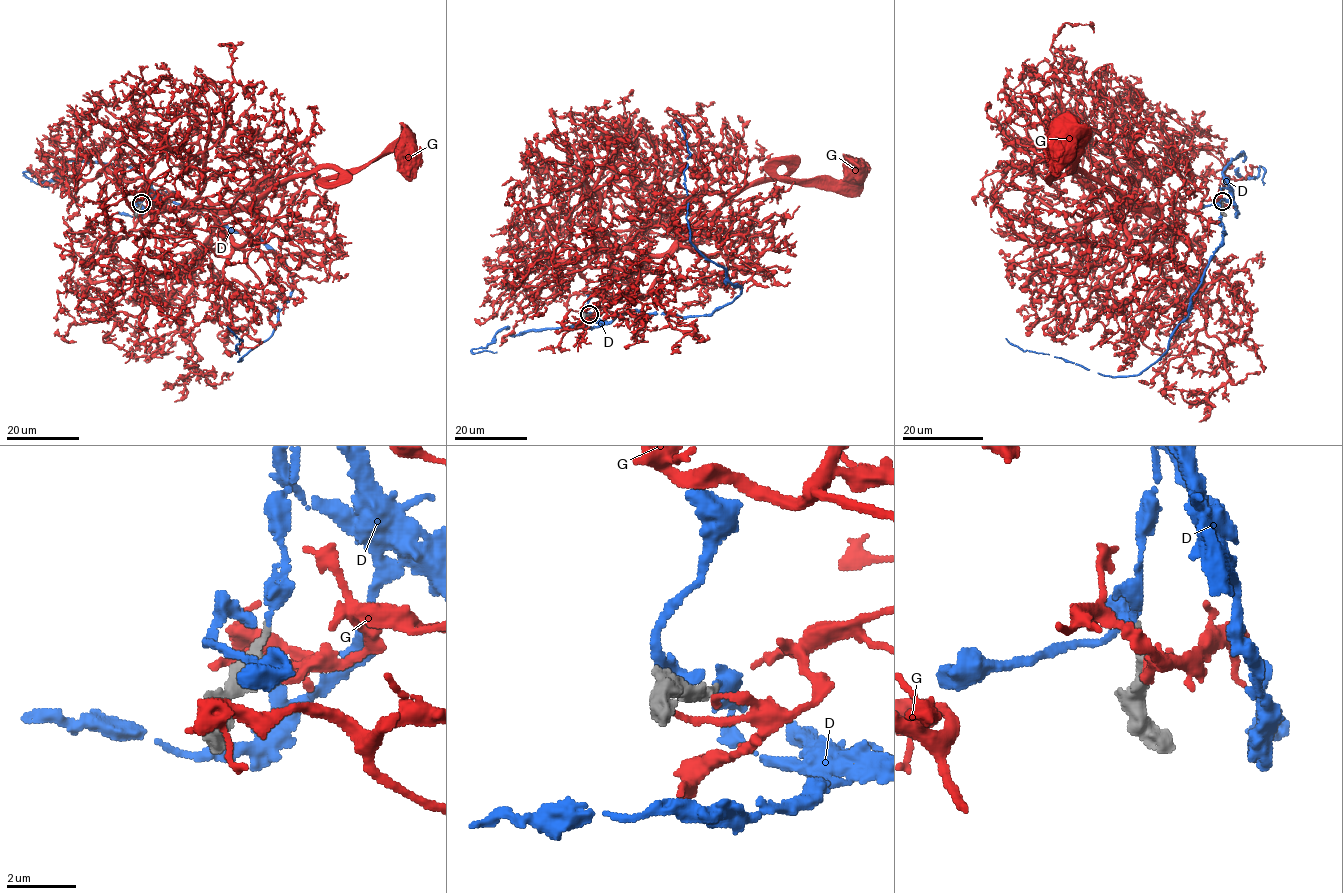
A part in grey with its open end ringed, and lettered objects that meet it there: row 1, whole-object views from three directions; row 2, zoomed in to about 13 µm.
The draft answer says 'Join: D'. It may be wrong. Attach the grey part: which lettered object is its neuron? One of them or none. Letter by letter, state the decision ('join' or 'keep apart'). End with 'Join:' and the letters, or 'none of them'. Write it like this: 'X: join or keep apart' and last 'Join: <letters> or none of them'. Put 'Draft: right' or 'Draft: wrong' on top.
Draft: right
D: join
G: keep apart
Join: D

